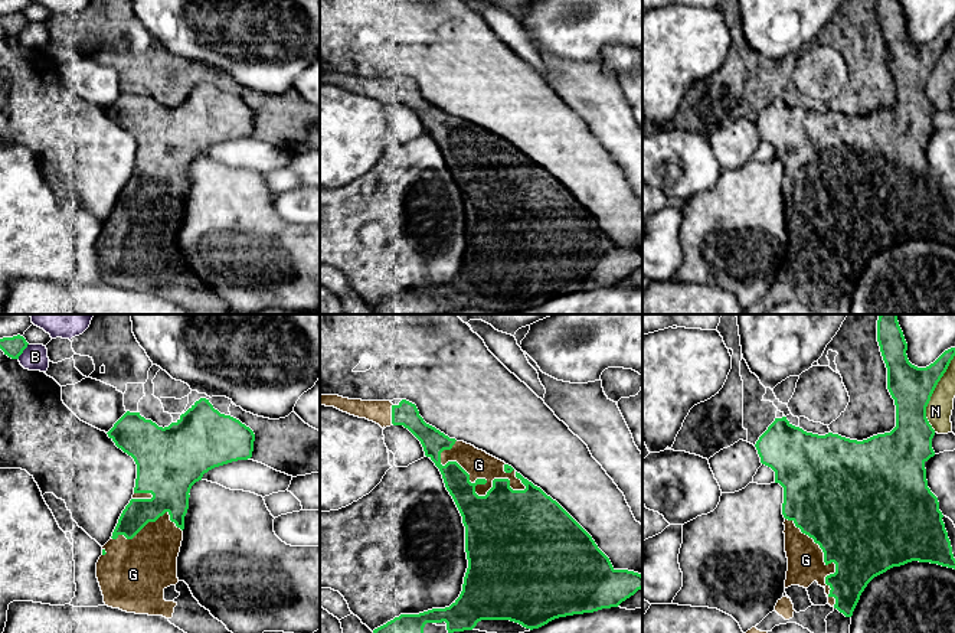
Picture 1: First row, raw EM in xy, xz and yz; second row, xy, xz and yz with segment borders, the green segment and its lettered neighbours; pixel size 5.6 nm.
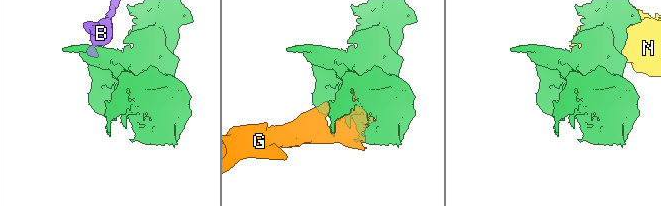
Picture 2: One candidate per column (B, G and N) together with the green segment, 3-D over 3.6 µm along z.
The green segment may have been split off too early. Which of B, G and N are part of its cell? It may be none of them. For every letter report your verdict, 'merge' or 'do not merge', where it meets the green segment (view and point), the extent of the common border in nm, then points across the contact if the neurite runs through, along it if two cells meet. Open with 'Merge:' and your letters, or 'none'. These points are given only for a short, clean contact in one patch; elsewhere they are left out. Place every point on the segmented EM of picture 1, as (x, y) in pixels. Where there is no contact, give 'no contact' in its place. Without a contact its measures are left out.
Merge: G
B: do not merge; meets green in xy at (23, 349); contact 110 nm long; border along xy (28, 343), (18, 358)
G: merge; meets green in xz at (477, 495); contact 500 nm long
N: do not merge; meets green in yz at (932, 392); contact 440 nm long

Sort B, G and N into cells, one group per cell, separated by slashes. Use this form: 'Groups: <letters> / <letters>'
Groups: B / G / N

